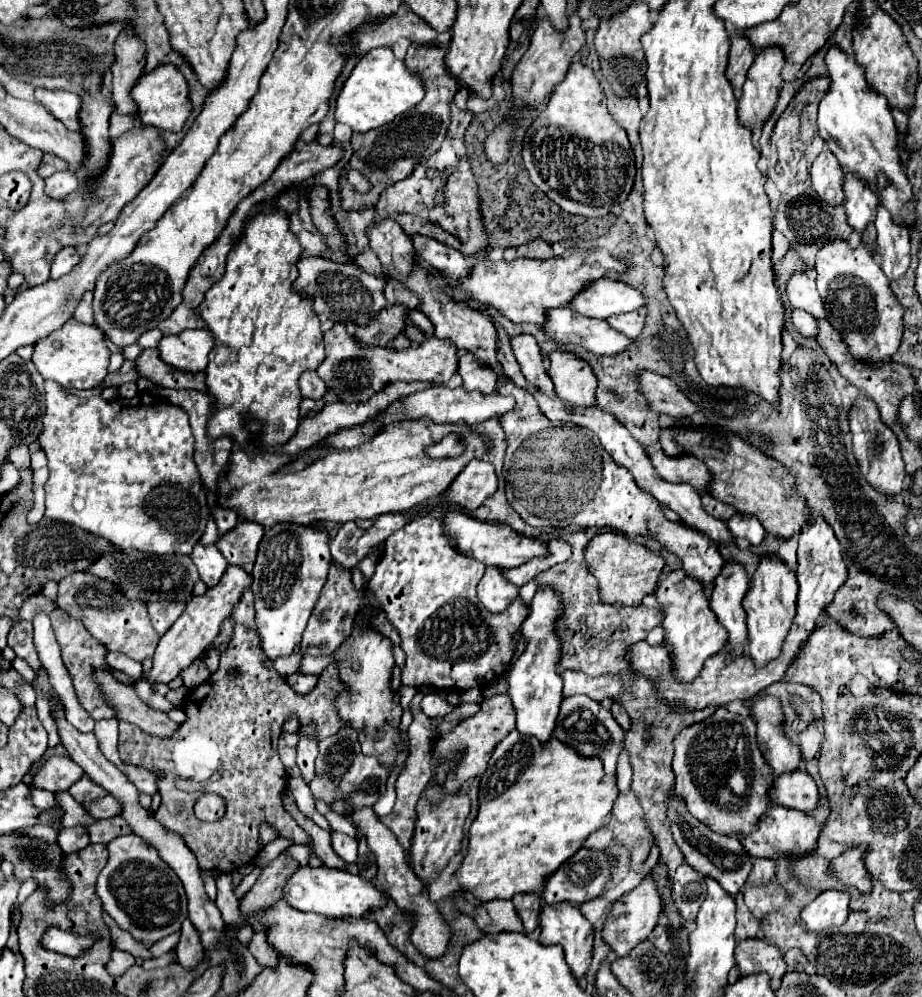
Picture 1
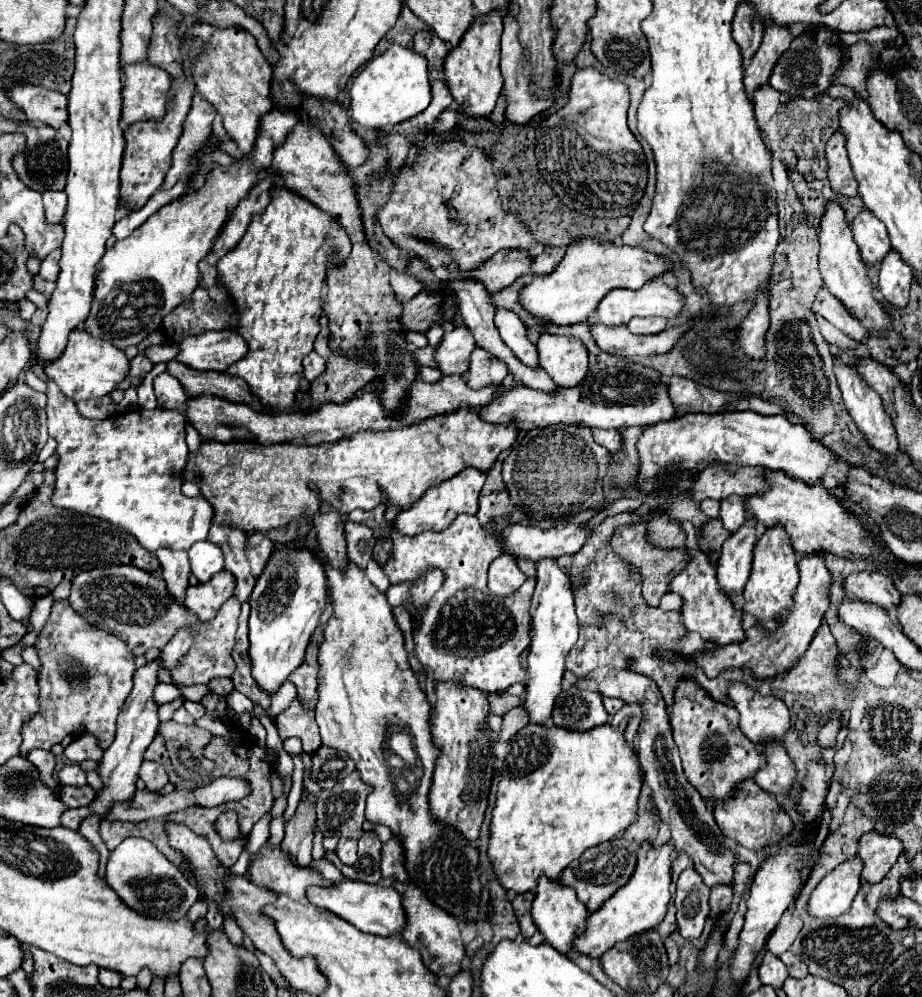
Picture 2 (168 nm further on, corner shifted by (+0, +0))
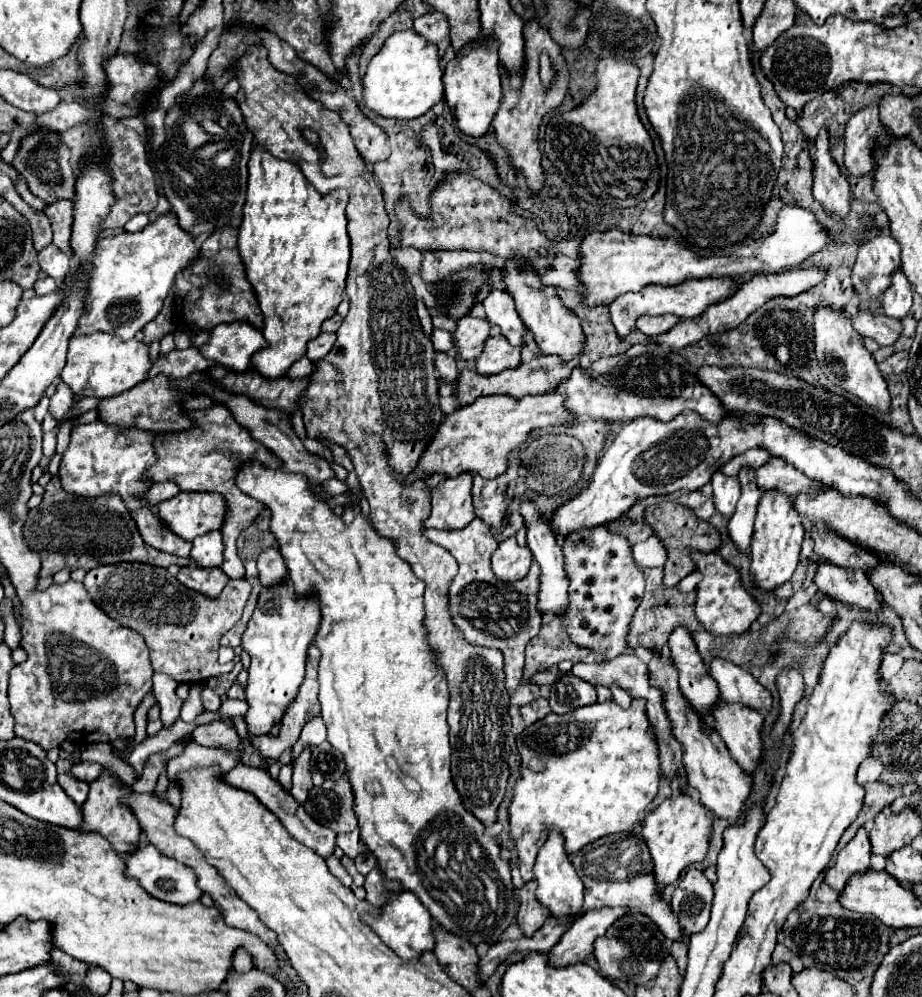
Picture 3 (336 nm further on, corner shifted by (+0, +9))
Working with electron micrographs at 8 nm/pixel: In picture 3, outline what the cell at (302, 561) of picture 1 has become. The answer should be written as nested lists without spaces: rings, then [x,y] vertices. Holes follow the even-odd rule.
[[[290,583],[262,589],[256,611],[242,635],[242,649],[252,659],[246,683],[248,711],[244,715],[250,735],[268,735],[282,721],[304,681],[306,651],[318,631],[318,623],[320,605],[316,597],[298,597]]]

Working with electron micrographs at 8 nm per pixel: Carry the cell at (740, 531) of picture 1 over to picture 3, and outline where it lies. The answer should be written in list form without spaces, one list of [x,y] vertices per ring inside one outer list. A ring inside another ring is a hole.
[[[716,471],[712,475],[710,483],[712,483],[712,489],[714,489],[714,505],[716,505],[716,509],[726,519],[730,519],[734,509],[736,509],[738,497],[740,497],[740,483],[738,483],[738,479]]]

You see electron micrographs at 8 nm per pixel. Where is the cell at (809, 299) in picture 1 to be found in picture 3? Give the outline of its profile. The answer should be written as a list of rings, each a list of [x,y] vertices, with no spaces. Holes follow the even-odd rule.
[[[858,311],[852,317],[854,329],[864,335],[872,337],[880,347],[888,347],[898,341],[902,335],[902,323],[898,319],[890,319],[884,313],[868,313],[868,311]]]

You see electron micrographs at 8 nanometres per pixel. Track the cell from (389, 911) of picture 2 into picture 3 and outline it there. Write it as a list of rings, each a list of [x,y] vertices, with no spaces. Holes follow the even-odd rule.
[[[398,893],[398,895],[390,895],[388,903],[380,909],[380,917],[370,917],[364,915],[364,921],[380,935],[380,939],[392,947],[400,957],[404,959],[416,959],[420,957],[420,953],[432,951],[434,949],[434,933],[432,933],[432,917],[430,913],[424,909],[424,905],[420,905],[420,899],[412,893]]]

